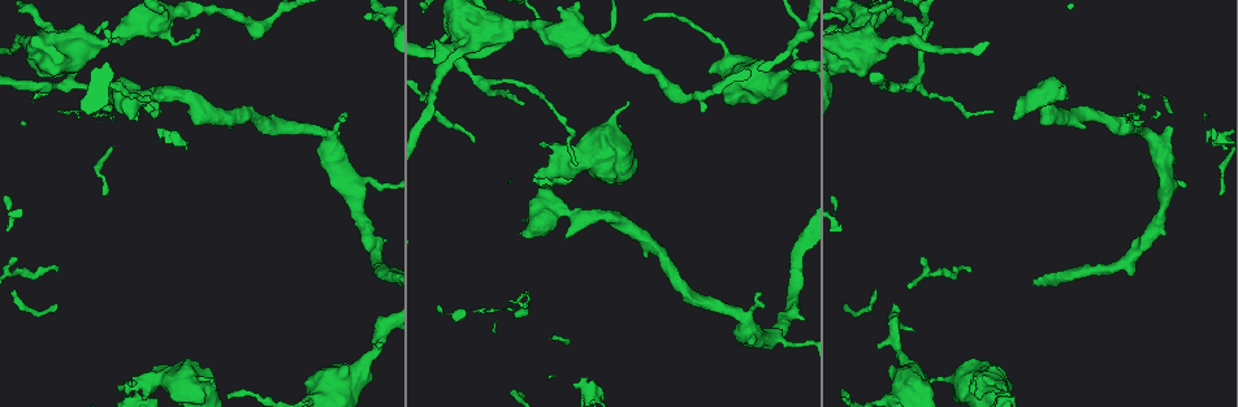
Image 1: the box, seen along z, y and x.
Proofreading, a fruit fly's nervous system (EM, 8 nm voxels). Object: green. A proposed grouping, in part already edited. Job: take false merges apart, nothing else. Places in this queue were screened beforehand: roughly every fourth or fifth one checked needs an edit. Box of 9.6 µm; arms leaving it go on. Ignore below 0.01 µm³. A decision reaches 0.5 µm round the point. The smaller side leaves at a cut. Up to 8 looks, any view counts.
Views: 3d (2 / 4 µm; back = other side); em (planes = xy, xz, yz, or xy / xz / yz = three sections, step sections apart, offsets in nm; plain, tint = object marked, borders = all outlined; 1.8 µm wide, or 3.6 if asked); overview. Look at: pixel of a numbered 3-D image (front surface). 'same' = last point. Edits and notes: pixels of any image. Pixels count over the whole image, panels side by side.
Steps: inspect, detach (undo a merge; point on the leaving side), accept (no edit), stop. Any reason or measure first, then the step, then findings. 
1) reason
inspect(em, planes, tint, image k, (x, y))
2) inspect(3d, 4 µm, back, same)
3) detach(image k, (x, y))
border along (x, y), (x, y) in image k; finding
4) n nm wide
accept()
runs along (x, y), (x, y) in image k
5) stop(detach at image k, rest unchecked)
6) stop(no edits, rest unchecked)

sudden change in width
inspect(em, xy, step 8, tint, image 1, (532, 21))

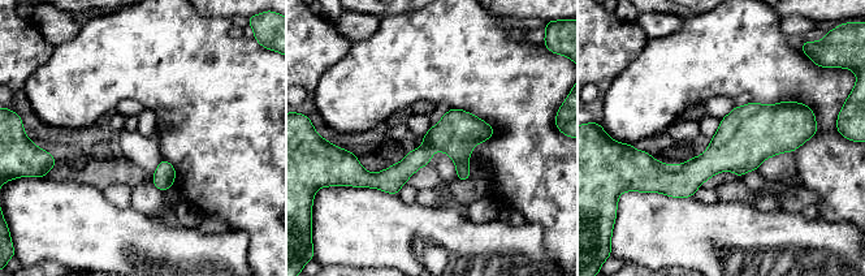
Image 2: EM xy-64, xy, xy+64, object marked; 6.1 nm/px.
inspect(em, planes, tint, same)

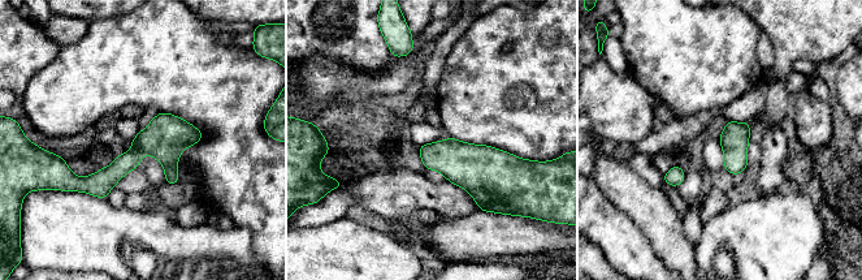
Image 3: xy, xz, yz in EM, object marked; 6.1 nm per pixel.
detach(image 3, (170, 172))
border along (176, 166), (164, 168) in image 3; a second neuron is stuck on

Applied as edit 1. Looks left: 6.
abrupt turn
inspect(3d, 4 µm, image 1, (382, 15))

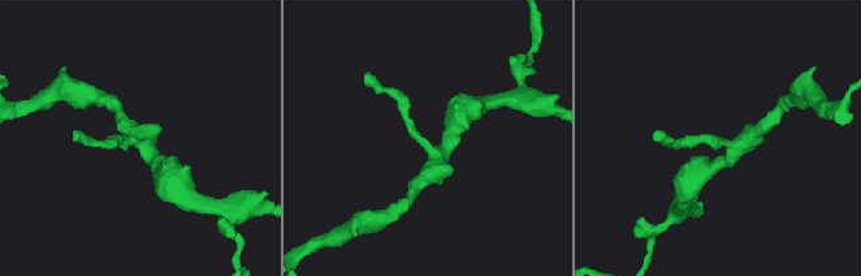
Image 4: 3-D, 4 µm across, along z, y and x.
3 arms; arms of 160, 170, 320 nm
inspect(em, planes, tint, image 4, (427, 153))

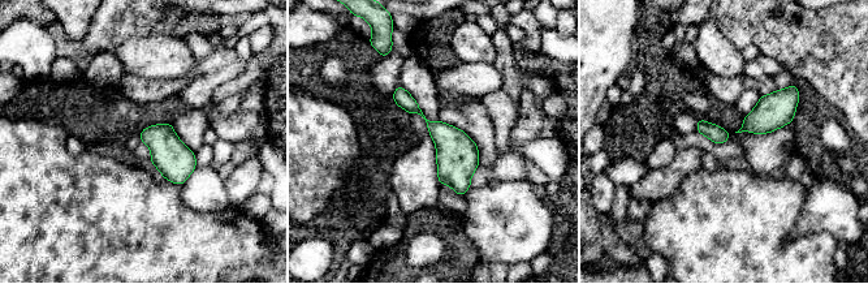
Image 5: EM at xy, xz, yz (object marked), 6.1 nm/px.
110 nm wide
accept()
runs along (400, 90), (453, 146), (461, 192) in image 5; all the same neuron

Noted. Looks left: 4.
thin arm on a thick one
inspect(3d, 4 µm, image 1, (999, 384))

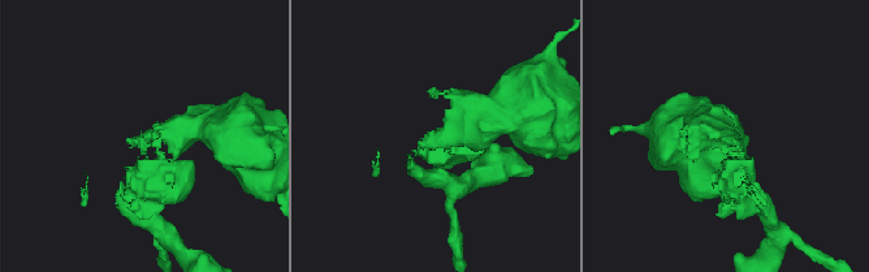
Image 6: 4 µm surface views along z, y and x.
4 arms
inspect(em, yz, step 16, tint, image 6, (729, 136))

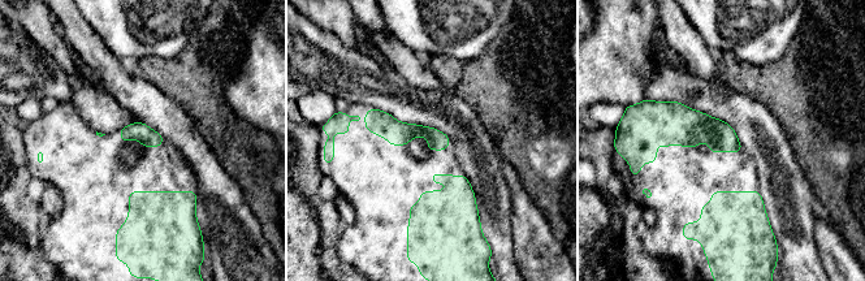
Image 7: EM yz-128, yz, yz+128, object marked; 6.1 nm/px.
cut it another way
inspect(em, xy, step 4, tint, same)

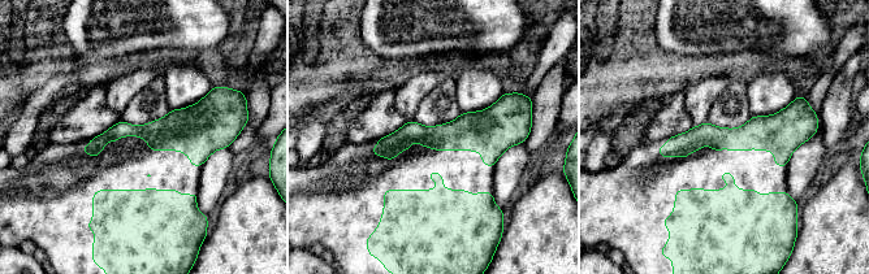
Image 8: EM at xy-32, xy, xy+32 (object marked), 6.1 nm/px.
accept()
runs along (803, 131), (696, 138), (661, 151) in image 8; continuous, no second neuron

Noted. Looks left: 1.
stop(detach at image 3, rest unchecked)

